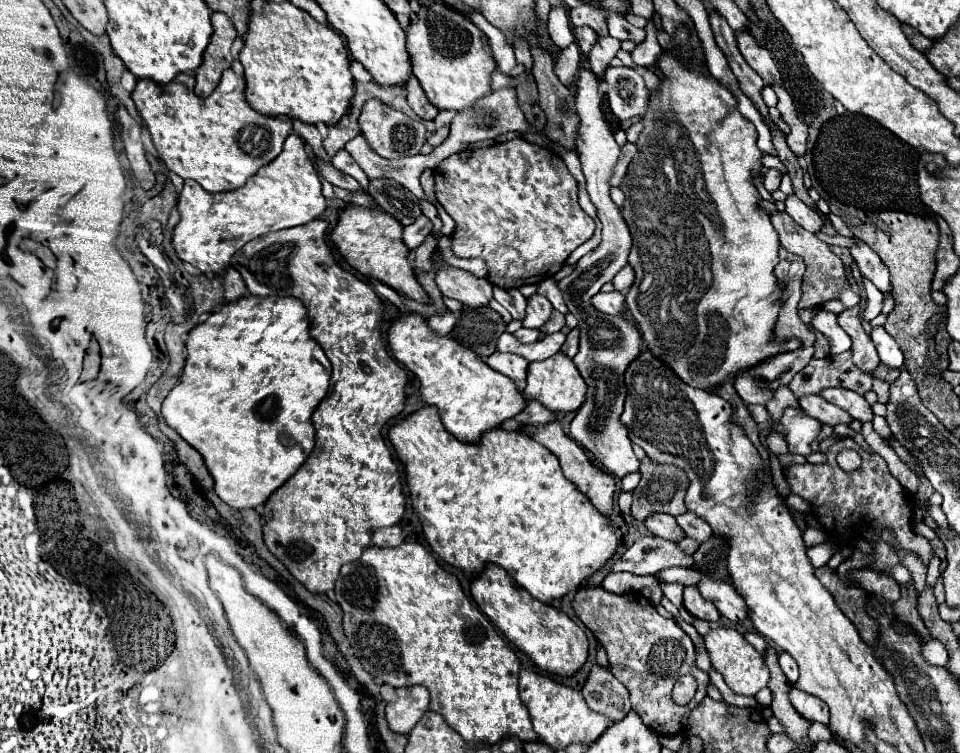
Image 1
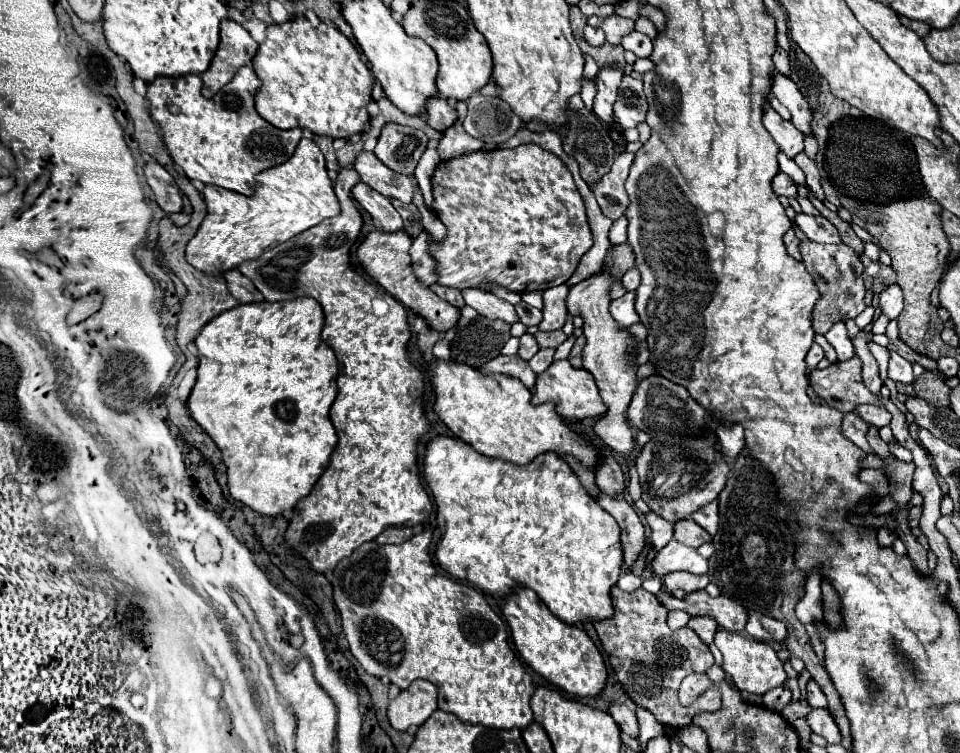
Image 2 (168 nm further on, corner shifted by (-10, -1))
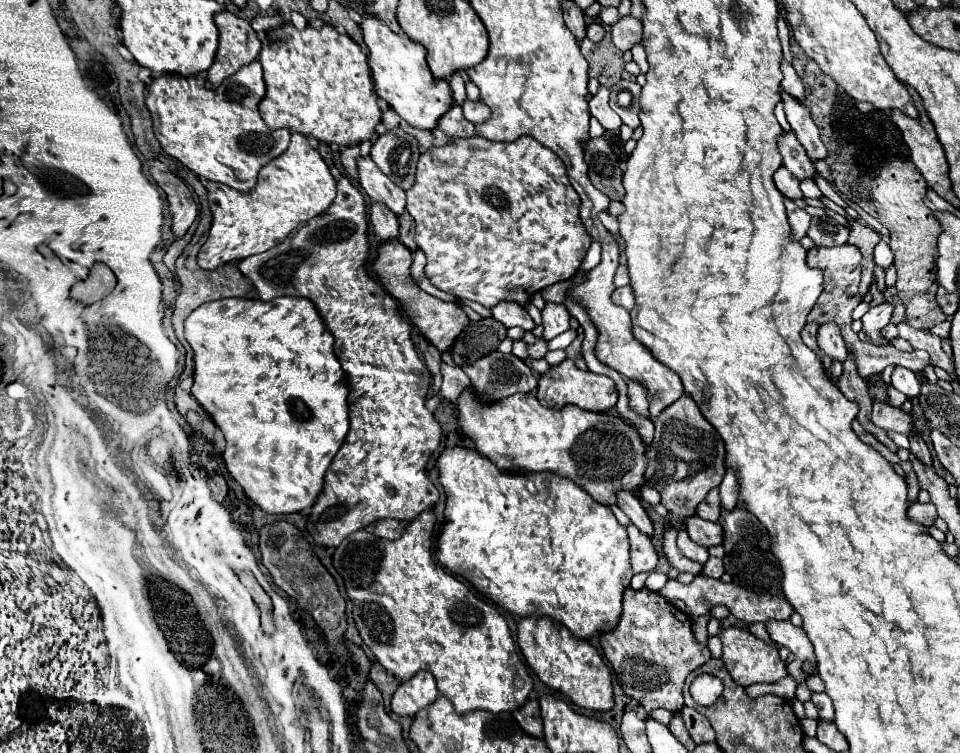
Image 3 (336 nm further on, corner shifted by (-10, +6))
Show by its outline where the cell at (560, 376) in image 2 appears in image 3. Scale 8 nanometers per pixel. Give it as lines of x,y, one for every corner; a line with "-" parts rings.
563,360
561,364
551,366
545,374
539,376
537,400
547,408
563,408
565,404
575,404
583,410
605,412
605,410
611,410
615,406
617,390
615,390
615,382
609,376
593,374
589,370
579,370
573,364
573,360

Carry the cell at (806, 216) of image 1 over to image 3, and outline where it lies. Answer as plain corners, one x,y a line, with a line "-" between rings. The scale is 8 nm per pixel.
813,216
807,236
819,246
839,246
849,238
849,230
827,216

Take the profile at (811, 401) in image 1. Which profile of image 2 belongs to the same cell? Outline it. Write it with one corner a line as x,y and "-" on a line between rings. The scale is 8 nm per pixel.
845,413
845,417
843,417
843,433
845,433
845,437
849,437
853,443
857,443
857,447
861,447
865,453
873,453
871,445
865,439
867,427
869,425
863,419
859,419
859,415

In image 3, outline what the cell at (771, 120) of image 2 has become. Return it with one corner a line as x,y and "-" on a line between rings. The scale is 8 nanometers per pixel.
793,130
781,132
781,136
777,138
777,146
779,146
779,152
783,156
783,166
789,172
793,172
799,180
801,178
813,178
813,174
815,174
813,162
807,158
807,152
799,144

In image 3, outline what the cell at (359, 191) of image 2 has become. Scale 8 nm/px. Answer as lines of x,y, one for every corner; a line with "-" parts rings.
373,202
373,204
371,204
369,218
371,218
371,224
373,224
373,228
375,228
375,234
377,234
381,240
391,240
391,238
397,238
397,236
399,236
397,216
395,216
387,206

